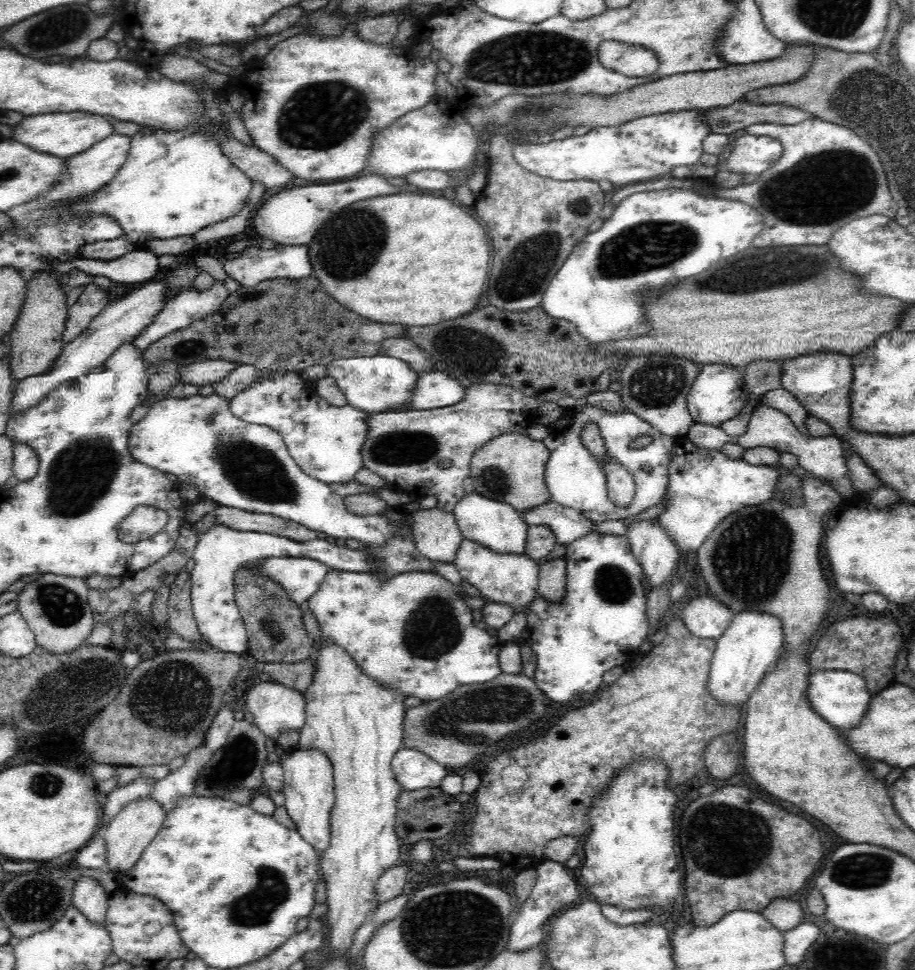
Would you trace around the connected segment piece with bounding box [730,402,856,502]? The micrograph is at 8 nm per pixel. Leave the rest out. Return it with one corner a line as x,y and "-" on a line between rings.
762,402
752,410
752,416
750,416
750,422
748,422
748,432
740,438
730,438
730,444
740,444
746,448
772,448
772,450
778,450
780,454
782,452
792,452
798,460
800,460
800,466
808,472
812,472
816,478
824,478
830,482
830,486
846,500
846,502
854,502
854,486
852,482
848,480
846,476
846,460
844,458
844,450
842,450
842,440
836,438
834,434
826,436
826,438
806,438
798,432
798,428
792,424
792,420
782,414
780,410
776,408
770,408
770,406
764,406

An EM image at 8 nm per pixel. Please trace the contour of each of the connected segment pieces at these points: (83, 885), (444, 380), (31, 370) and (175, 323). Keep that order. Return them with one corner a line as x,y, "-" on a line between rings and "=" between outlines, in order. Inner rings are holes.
92,876
76,878
72,906
76,906
80,914
84,914
84,920
88,920
90,924
104,924
108,916
108,904
110,894
106,894
98,880
94,880
=
432,370
418,374
414,384
414,396
404,406
406,410
440,410
450,408
466,398
468,388
464,388
458,380
450,378
446,372
=
36,272
34,276
30,276
32,282
28,282
28,292
26,292
26,302
22,306
22,312
14,324
14,330
8,334
8,344
12,346
10,356
10,368
12,368
12,380
14,384
28,378
28,376
40,376
44,372
50,372
50,368
54,366
56,358
62,354
66,342
64,338
64,330
66,330
66,322
68,322
68,290
64,290
64,286
60,282
56,282
54,274
46,274
46,272
=
216,282
210,290
198,292
198,290
188,290
178,294
150,324
150,328
142,330
138,338
134,338
134,346
140,352
146,352
150,344
162,340
164,336
190,328
194,322
200,322
202,318
214,314
230,292
226,290
224,282

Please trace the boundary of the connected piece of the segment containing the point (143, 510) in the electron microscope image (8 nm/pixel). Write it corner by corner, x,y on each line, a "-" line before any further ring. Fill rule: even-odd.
138,506
122,524
120,524
120,542
138,544
156,536
168,524
168,514
160,508

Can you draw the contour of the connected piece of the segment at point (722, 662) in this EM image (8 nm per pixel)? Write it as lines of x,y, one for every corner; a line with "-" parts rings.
756,610
738,612
732,618
728,630
716,640
716,652
708,676
710,696
714,696
720,704
746,708
752,692
756,692
762,678
780,658
782,648
784,648
784,630
778,616

